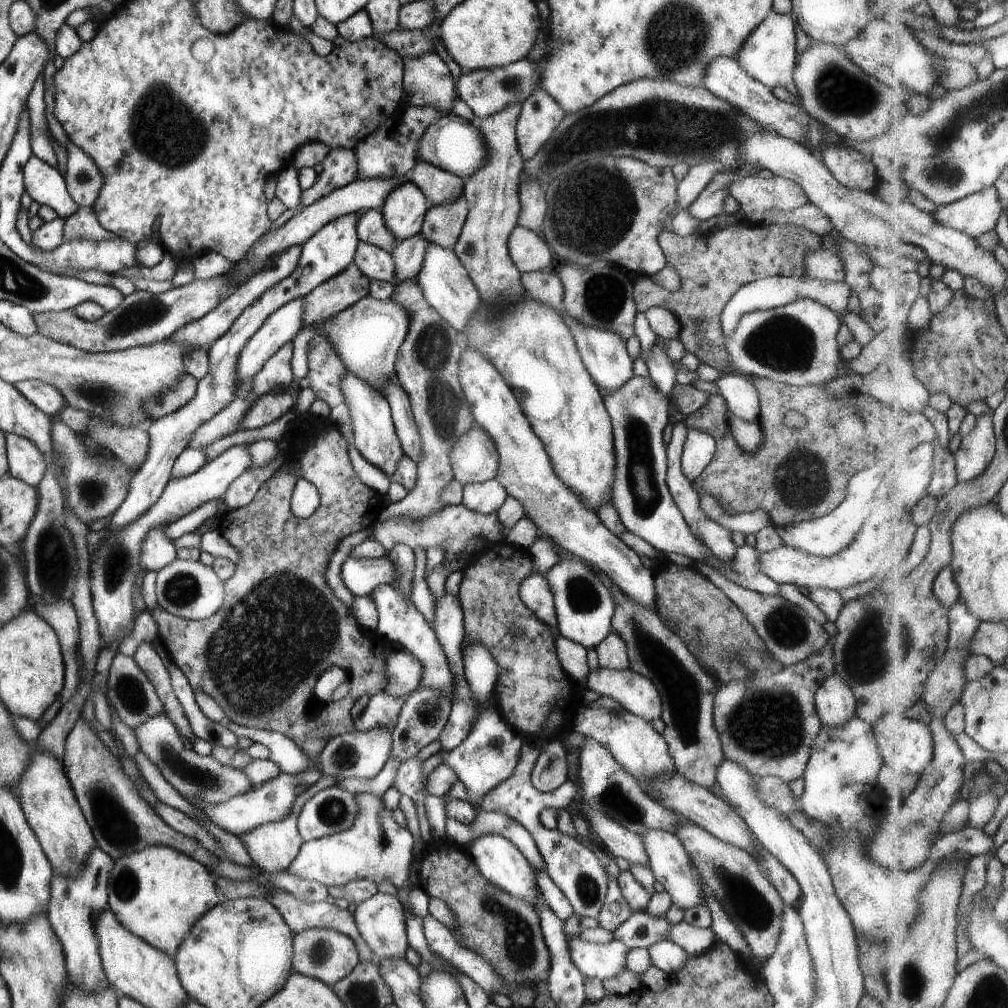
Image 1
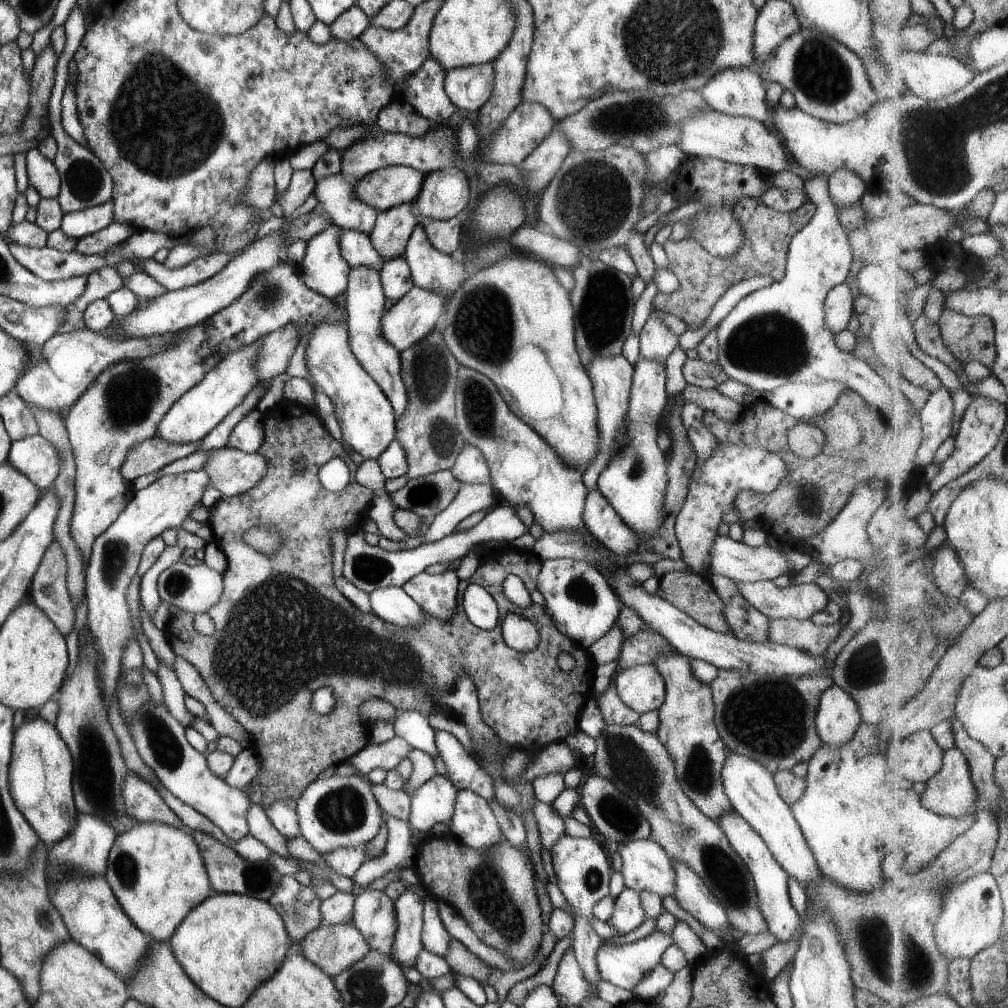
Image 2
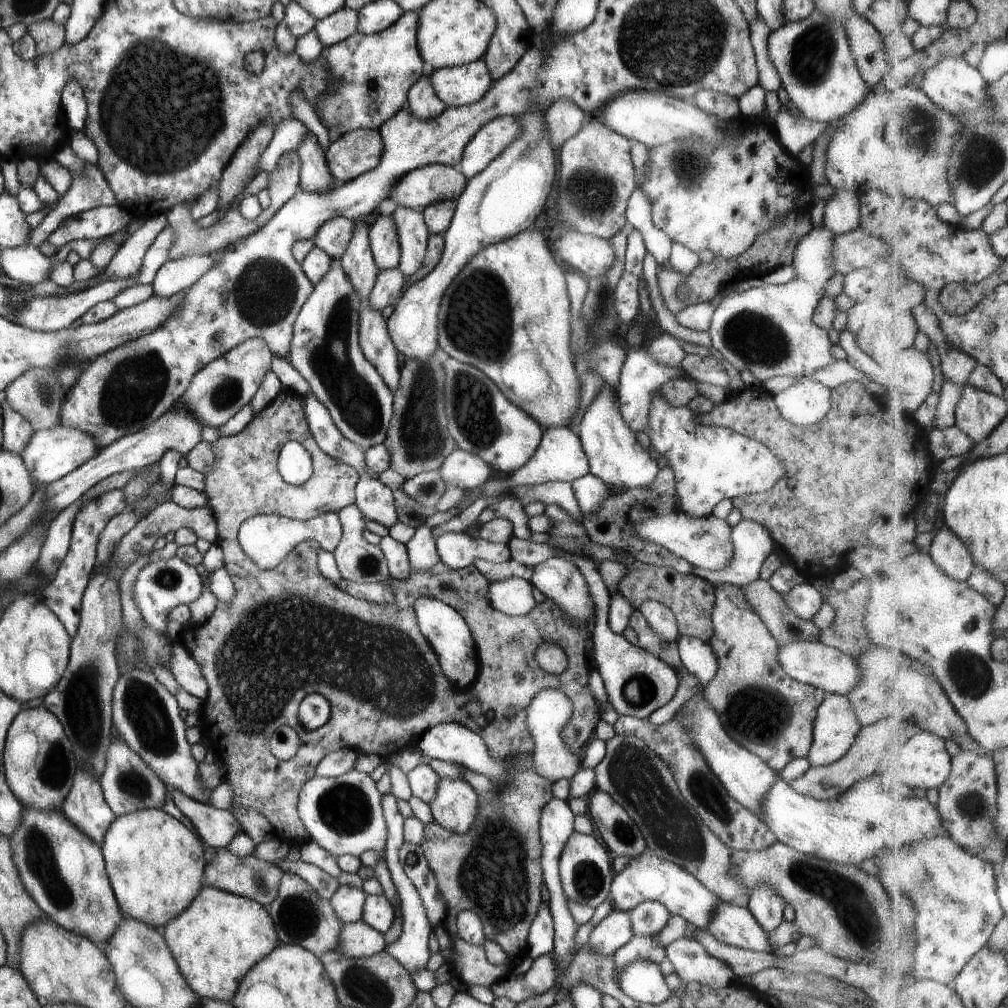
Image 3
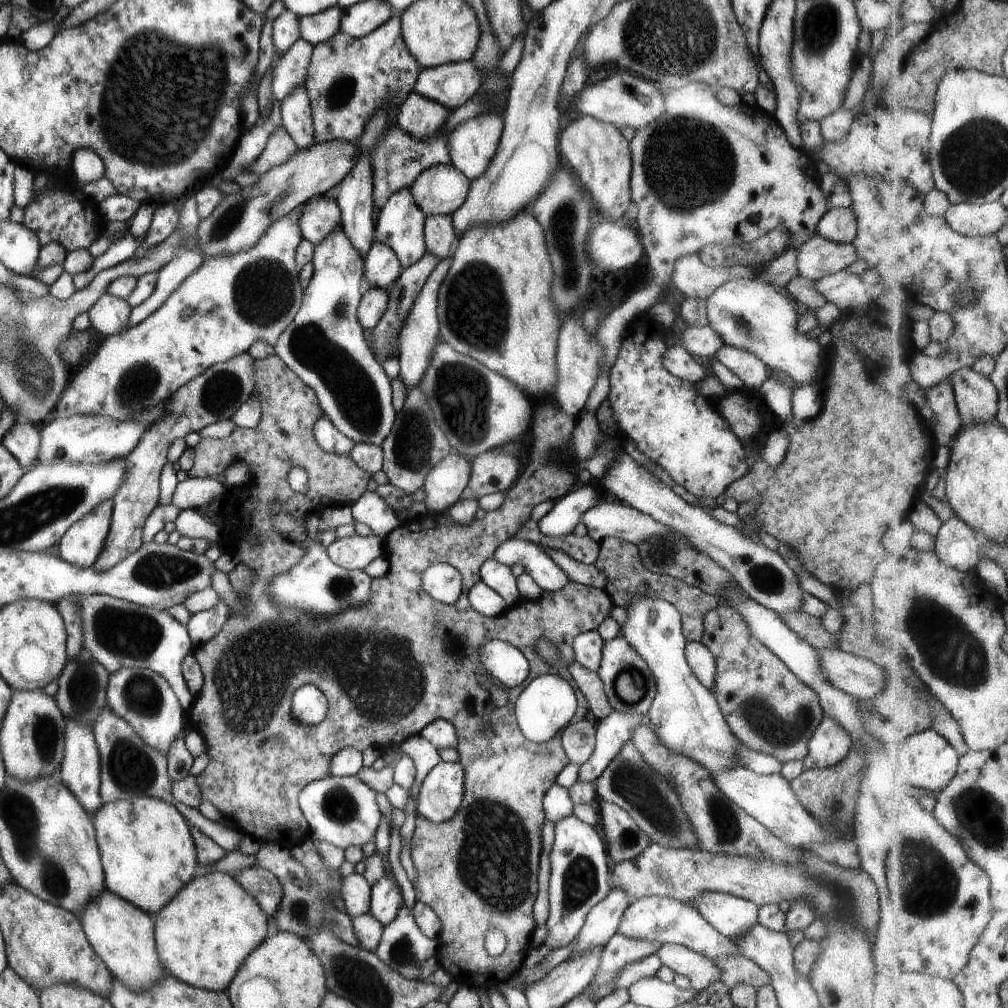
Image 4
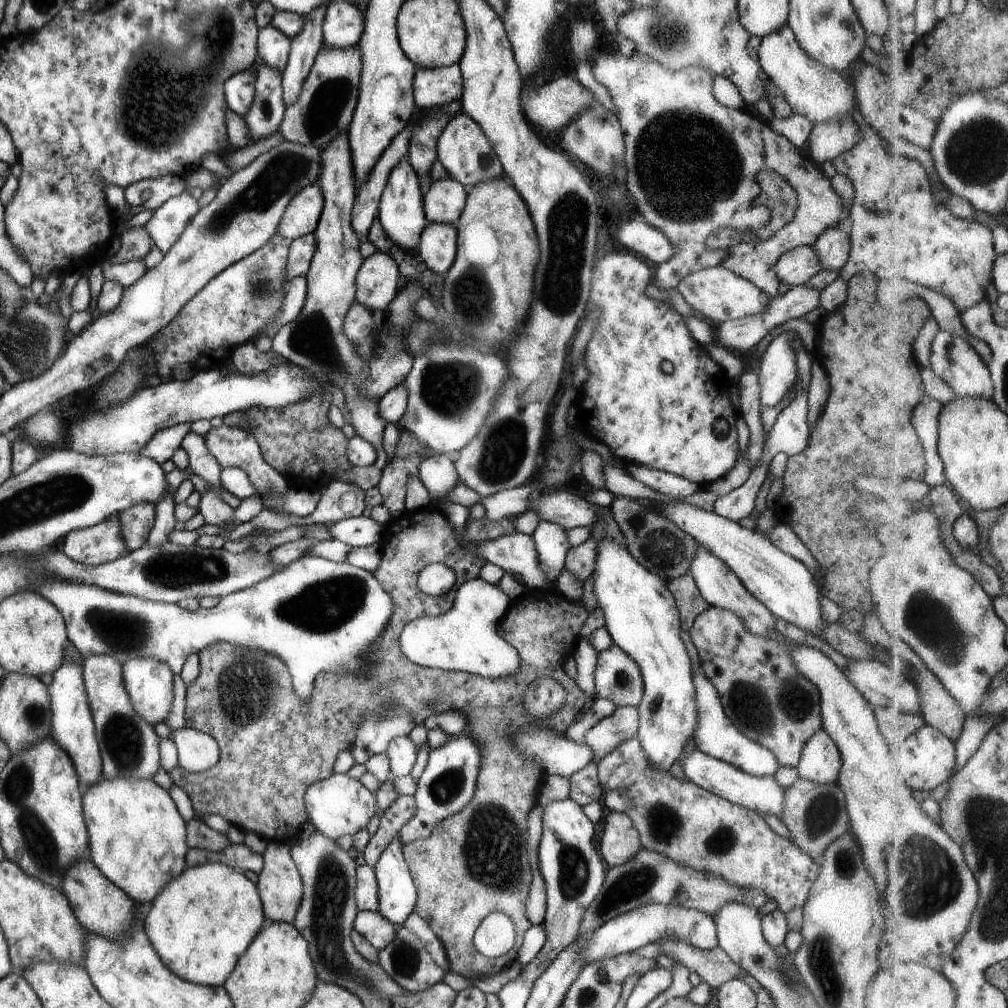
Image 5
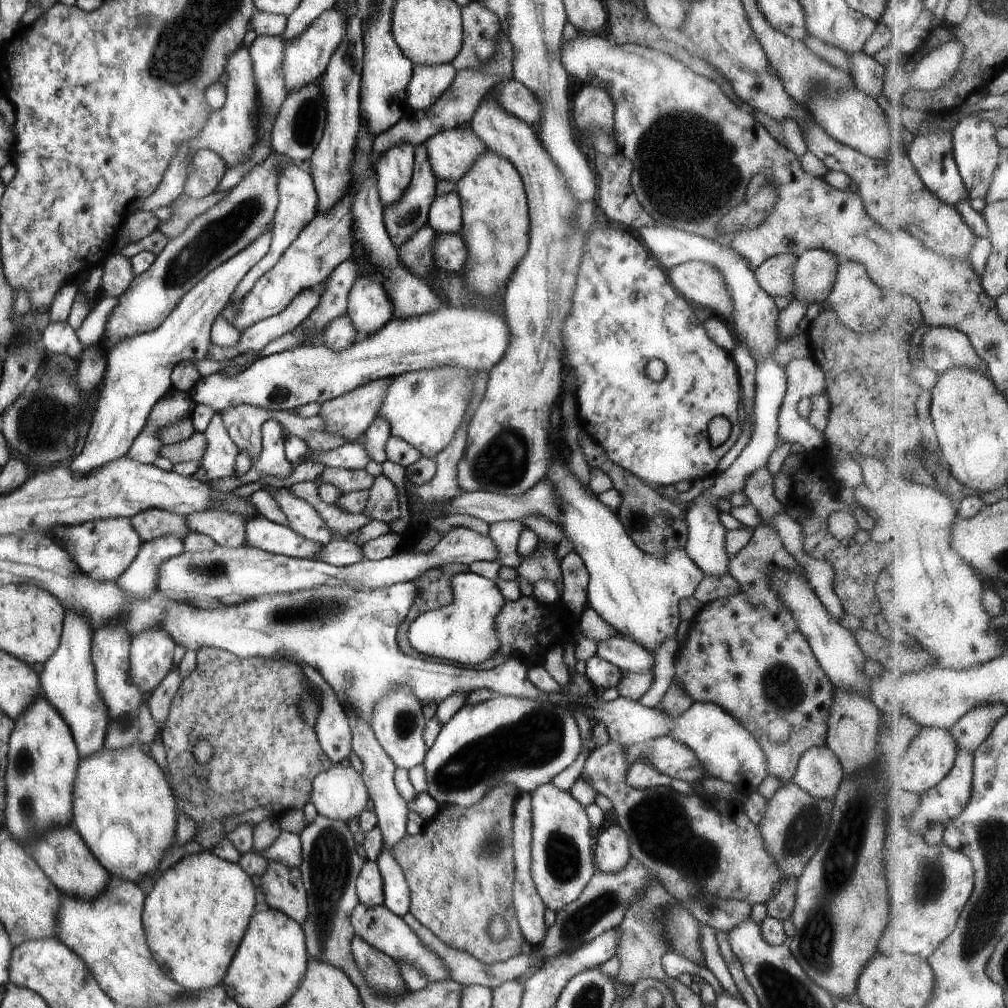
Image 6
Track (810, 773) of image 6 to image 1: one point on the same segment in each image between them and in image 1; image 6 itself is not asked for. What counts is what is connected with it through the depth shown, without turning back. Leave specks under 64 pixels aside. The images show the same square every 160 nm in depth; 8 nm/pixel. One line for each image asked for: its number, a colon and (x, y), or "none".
1: (834, 702)
2: (836, 719)
3: (835, 725)
4: (827, 745)
5: (819, 761)

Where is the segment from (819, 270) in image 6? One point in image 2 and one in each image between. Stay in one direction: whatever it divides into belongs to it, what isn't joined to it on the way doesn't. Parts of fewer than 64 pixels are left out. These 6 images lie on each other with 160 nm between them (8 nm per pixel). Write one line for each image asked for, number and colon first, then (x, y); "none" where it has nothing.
2: (845, 188)
3: (840, 215)
4: (838, 225)
5: (832, 246)

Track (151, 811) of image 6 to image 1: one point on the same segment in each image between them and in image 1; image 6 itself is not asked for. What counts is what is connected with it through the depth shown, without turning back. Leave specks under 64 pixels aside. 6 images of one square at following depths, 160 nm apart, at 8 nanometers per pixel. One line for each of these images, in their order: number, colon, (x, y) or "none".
1: (157, 893)
2: (155, 871)
3: (155, 865)
4: (146, 851)
5: (136, 838)

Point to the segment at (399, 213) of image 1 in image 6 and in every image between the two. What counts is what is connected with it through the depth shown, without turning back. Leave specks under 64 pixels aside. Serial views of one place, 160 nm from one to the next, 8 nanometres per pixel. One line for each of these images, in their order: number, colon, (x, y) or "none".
2: (392, 227)
3: (383, 241)
4: (381, 268)
5: (376, 278)
6: (368, 307)

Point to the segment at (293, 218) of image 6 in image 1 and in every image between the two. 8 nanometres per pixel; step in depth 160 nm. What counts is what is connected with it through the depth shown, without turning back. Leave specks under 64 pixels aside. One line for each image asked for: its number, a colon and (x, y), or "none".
1: (376, 264)
2: (356, 248)
3: (332, 237)
4: (320, 215)
5: (301, 215)

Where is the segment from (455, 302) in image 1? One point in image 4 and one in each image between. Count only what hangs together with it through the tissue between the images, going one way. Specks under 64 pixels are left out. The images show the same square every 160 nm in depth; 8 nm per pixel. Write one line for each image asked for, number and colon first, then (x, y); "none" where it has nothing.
2: (431, 270)
3: (412, 233)
4: (400, 226)

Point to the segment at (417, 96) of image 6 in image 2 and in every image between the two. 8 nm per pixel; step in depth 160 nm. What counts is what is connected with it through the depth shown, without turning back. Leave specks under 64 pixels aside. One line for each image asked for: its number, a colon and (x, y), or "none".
2: (468, 88)
3: (455, 86)
4: (452, 84)
5: (431, 87)

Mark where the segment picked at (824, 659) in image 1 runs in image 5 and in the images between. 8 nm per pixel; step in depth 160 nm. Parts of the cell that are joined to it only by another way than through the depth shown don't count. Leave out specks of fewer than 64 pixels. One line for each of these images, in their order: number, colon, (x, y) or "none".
2: (768, 718)
3: (762, 709)
4: (764, 705)
5: (765, 697)

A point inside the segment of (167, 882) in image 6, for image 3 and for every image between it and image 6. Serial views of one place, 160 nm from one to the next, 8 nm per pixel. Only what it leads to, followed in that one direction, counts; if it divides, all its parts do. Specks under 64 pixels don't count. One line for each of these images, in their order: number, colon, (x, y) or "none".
3: (219, 936)
4: (202, 935)
5: (199, 923)

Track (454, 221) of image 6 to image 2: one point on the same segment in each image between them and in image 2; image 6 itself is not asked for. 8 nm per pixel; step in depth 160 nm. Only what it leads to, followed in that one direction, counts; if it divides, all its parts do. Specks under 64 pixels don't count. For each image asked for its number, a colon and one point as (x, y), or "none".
2: (386, 187)
3: (418, 188)
4: (440, 189)
5: (443, 201)

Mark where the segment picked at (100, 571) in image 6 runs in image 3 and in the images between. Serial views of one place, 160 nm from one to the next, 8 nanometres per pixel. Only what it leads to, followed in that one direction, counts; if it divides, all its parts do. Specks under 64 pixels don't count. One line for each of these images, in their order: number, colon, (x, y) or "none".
3: (63, 594)
4: (80, 545)
5: (102, 542)

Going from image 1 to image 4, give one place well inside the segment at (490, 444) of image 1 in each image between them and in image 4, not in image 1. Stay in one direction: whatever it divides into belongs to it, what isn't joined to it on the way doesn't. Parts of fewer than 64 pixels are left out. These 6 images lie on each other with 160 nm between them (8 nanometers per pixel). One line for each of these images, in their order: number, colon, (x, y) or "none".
2: (470, 466)
3: (462, 469)
4: (443, 485)

